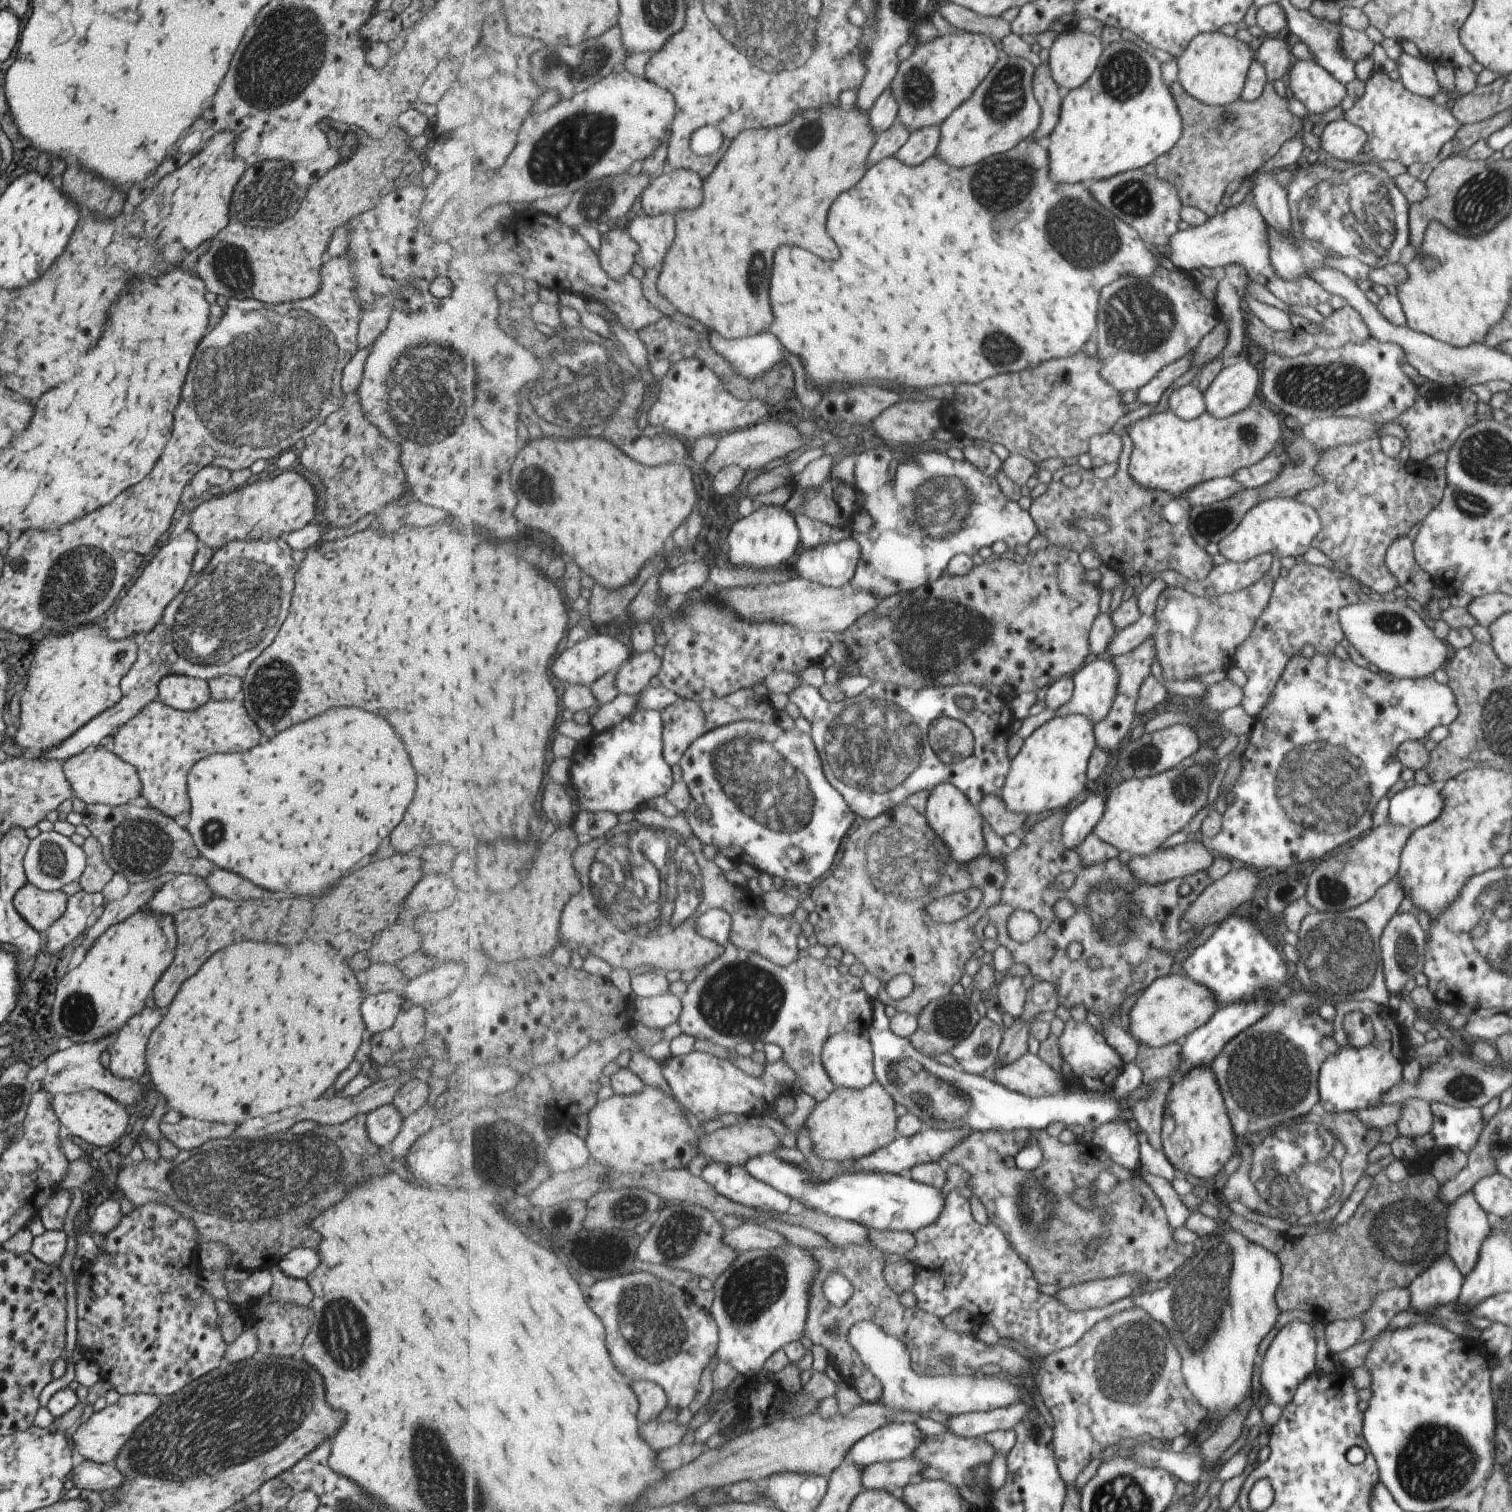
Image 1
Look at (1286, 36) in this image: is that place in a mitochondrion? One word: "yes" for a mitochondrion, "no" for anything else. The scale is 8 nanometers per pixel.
no

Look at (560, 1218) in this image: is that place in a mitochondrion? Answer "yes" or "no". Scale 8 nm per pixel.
no

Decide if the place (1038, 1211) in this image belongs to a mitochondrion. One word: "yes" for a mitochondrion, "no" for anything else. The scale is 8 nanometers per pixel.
yes

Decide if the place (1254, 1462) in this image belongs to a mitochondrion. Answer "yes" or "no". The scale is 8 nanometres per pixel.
no

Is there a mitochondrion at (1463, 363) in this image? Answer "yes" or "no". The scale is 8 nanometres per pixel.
no

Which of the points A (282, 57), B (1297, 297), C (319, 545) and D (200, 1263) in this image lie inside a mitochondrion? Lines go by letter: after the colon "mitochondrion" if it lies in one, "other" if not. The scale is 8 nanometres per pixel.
A: mitochondrion
B: other
C: other
D: other

